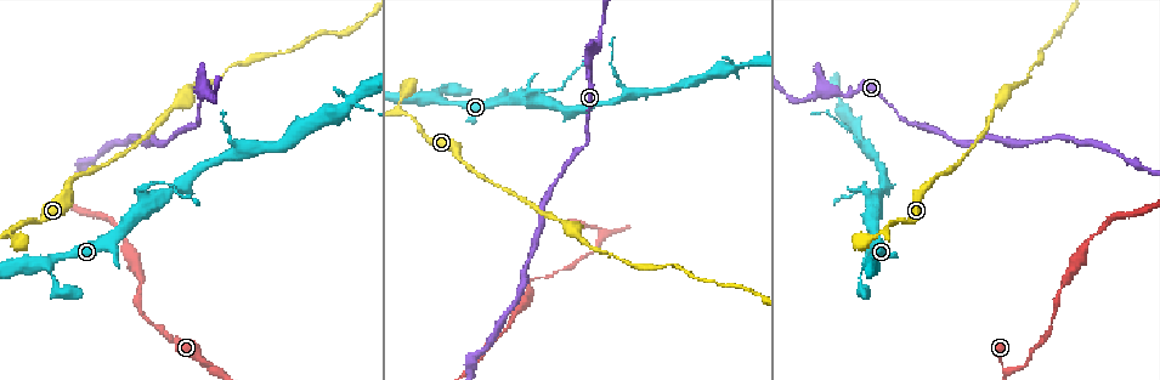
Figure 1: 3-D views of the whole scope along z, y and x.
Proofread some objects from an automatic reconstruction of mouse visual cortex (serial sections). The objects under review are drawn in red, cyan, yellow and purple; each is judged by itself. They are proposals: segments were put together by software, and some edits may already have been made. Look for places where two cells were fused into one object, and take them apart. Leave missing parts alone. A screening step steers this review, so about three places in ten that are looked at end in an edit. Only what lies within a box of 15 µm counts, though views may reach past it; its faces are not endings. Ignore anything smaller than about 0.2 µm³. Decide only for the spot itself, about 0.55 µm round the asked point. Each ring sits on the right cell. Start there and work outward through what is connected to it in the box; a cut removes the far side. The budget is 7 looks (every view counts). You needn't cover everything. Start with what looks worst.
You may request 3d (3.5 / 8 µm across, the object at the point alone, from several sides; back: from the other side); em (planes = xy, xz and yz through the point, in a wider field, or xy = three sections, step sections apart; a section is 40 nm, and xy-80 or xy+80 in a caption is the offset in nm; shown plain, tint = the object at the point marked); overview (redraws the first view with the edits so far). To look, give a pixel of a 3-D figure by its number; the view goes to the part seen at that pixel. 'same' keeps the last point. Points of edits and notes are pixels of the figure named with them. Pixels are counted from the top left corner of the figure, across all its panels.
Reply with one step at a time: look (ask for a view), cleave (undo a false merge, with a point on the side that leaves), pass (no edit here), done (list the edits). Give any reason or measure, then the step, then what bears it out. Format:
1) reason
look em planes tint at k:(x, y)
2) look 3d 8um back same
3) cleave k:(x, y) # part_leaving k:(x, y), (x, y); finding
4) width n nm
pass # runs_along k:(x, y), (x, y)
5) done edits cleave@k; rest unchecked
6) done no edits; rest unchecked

sharp bend
look 3d 3.5um at 1:(211, 368)

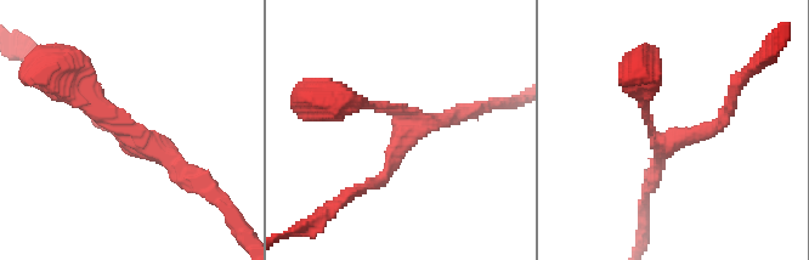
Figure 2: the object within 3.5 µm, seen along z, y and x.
look em planes tint at 2:(652, 133)

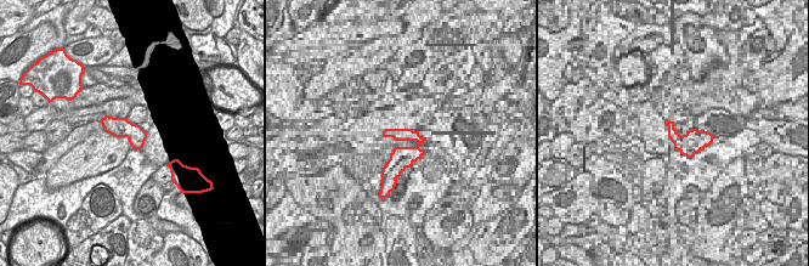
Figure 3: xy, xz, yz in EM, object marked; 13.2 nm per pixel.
pass # runs_along 2:(66, 84), (196, 177); all the same cell

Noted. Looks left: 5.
sharp bend
look 3d 3.5um at 1:(397, 109)

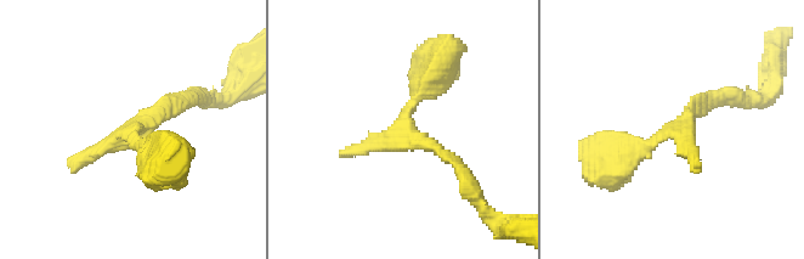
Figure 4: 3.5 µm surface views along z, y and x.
look em xy step 1 tint at 4:(681, 127)

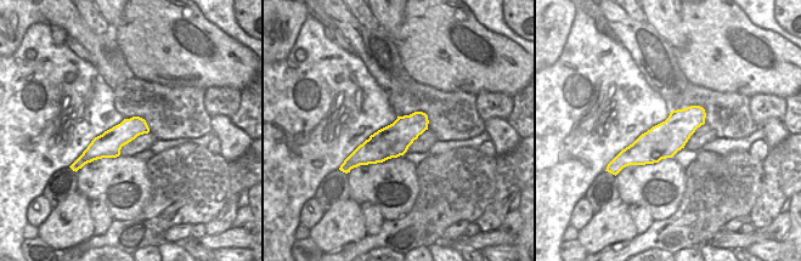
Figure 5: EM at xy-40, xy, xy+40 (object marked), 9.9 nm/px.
look em xy step 2 tint same

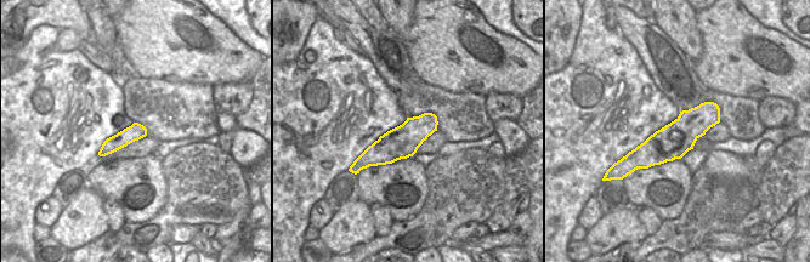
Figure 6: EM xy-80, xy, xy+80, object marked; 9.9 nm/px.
pass # runs_along 6:(715, 108), (672, 142), (633, 154); continuous, no second cell

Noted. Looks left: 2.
three arms meet
look 3d 3.5um at 1:(837, 104)

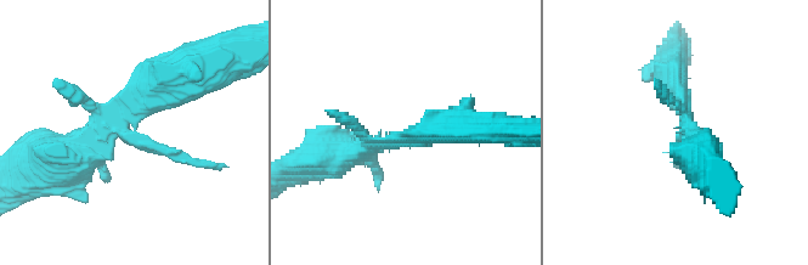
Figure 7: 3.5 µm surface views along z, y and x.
now the EM
look em xy step 1 tint at 7:(385, 140)

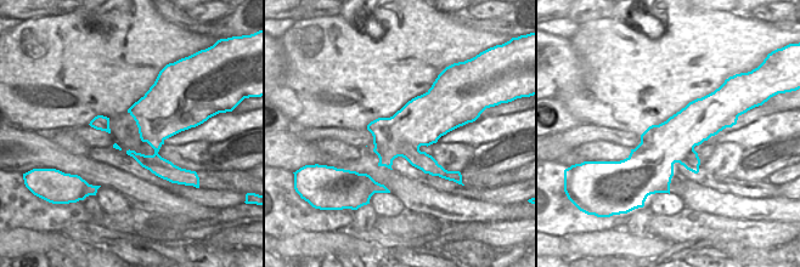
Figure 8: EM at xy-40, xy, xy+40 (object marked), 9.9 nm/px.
width 480 nm
pass # runs_along 7:(47, 159), (73, 156), (174, 74); one cell here

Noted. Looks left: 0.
done no edits; rest unchecked

